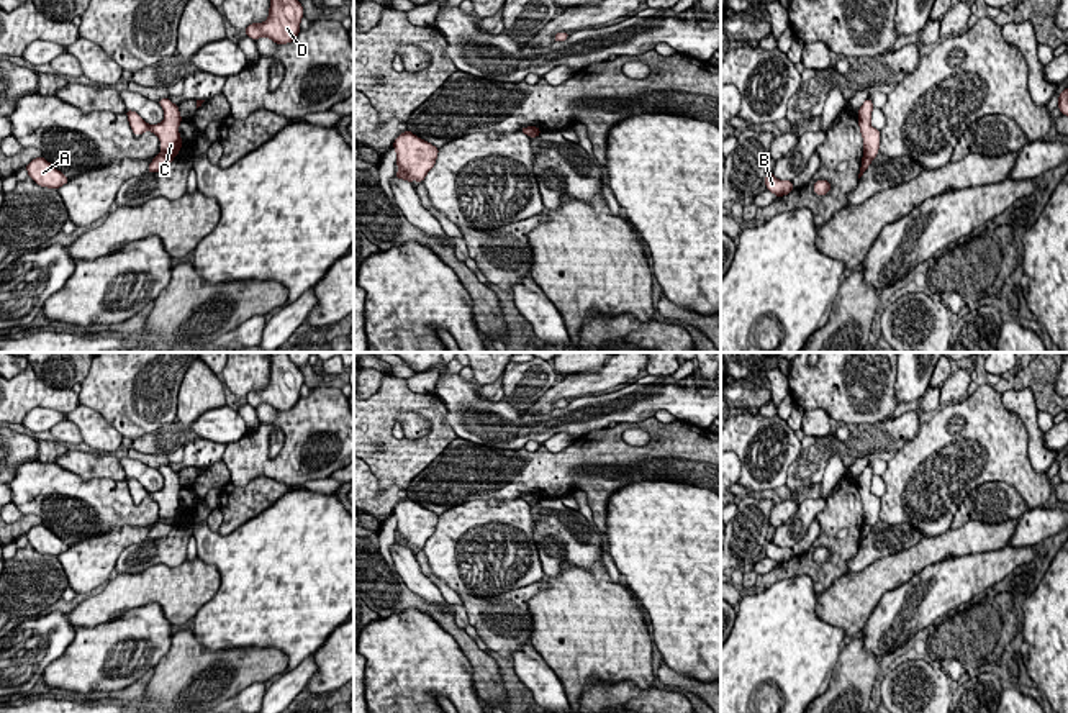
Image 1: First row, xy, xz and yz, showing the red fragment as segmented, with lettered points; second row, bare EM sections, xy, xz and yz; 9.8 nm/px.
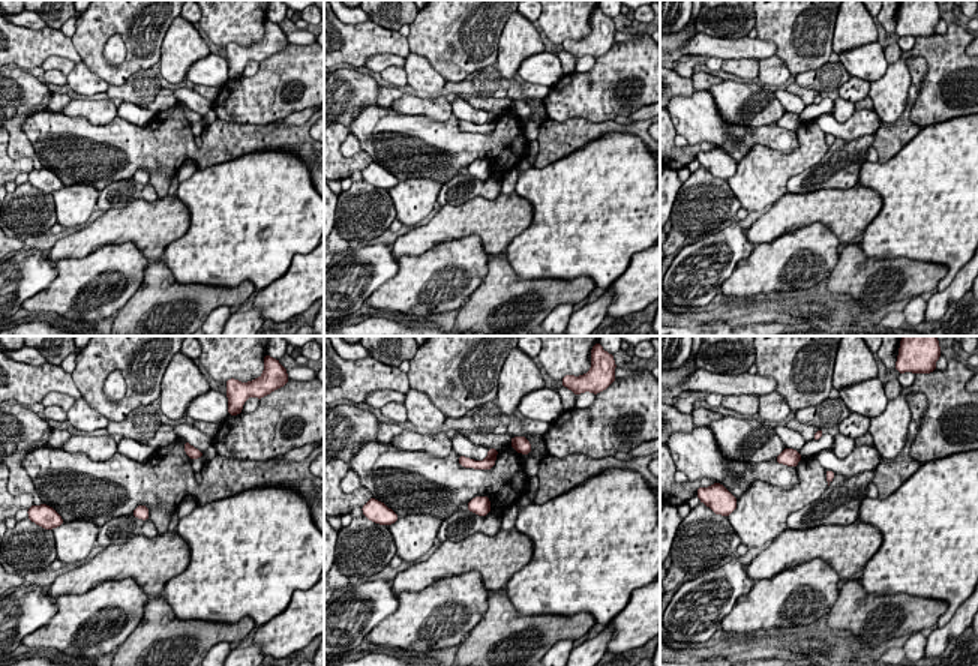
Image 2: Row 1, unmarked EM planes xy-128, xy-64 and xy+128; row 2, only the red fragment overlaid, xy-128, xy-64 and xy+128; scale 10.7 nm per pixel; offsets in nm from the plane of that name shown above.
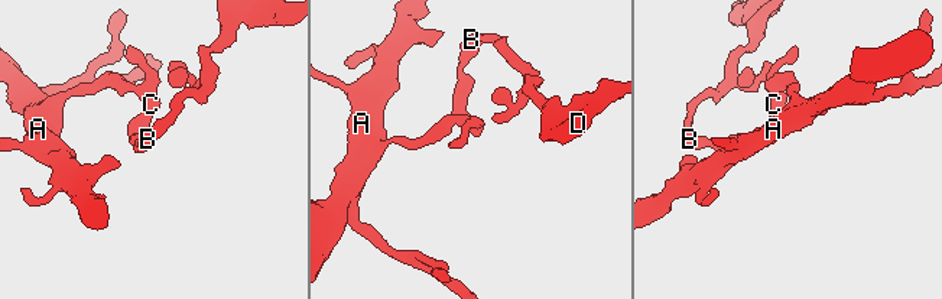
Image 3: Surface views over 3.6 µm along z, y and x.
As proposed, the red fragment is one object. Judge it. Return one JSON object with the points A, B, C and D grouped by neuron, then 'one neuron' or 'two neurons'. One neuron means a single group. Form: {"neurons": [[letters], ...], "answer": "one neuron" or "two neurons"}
{"neurons": [["A", "C"], ["B", "D"]], "answer": "two neurons"}

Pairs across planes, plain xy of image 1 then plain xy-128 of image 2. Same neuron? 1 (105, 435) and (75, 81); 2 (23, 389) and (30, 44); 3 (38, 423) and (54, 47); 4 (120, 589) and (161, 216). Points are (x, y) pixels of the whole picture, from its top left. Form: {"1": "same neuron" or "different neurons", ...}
{"1": "same neuron", "2": "same neuron", "3": "different neurons", "4": "same neuron"}

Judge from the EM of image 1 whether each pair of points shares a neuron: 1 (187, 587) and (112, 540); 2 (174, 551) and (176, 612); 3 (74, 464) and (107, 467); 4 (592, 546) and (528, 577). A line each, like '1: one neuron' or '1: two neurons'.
1: two neurons
2: two neurons
3: one neuron
4: two neurons

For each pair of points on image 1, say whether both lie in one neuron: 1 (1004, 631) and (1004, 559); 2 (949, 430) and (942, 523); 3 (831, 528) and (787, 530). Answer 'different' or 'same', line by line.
1: different
2: same
3: different

